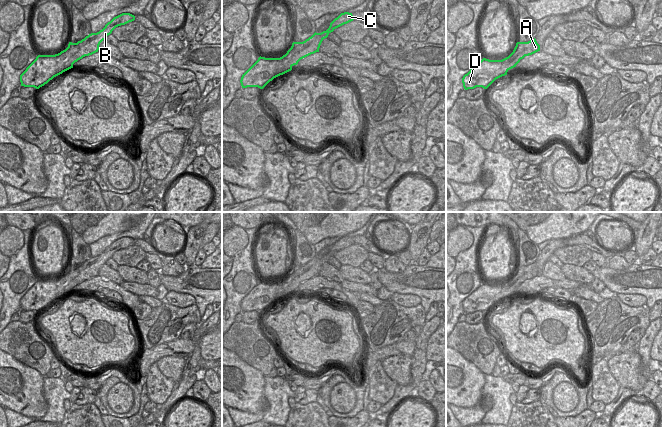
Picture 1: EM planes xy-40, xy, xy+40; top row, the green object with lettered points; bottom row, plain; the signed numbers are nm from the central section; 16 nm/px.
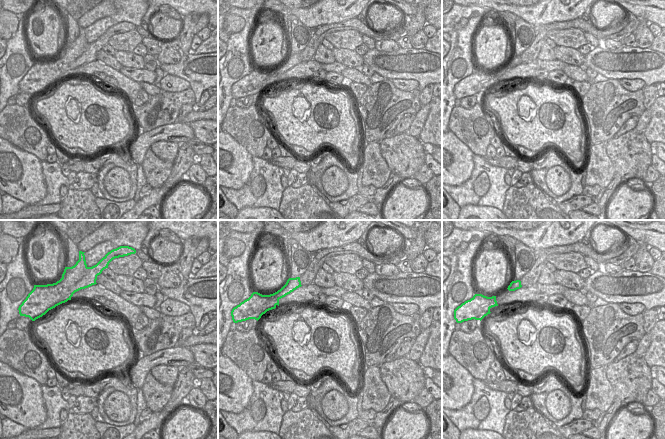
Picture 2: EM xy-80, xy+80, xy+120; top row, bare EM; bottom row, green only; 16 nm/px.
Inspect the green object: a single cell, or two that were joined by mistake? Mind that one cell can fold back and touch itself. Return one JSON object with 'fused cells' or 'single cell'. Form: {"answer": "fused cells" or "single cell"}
{"answer": "fused cells"}

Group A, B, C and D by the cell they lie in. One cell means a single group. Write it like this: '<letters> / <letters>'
A B C / D

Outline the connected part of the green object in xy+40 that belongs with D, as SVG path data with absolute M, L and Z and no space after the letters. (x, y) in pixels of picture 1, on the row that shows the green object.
M483 58L462 78L465 90L482 87L487 89L497 78L495 72L502 66L501 60L489 60Z

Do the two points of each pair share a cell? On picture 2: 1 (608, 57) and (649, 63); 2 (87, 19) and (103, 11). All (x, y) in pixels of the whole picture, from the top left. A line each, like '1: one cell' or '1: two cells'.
1: one cell
2: one cell

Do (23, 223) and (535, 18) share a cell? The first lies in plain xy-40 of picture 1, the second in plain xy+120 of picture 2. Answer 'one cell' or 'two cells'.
one cell

